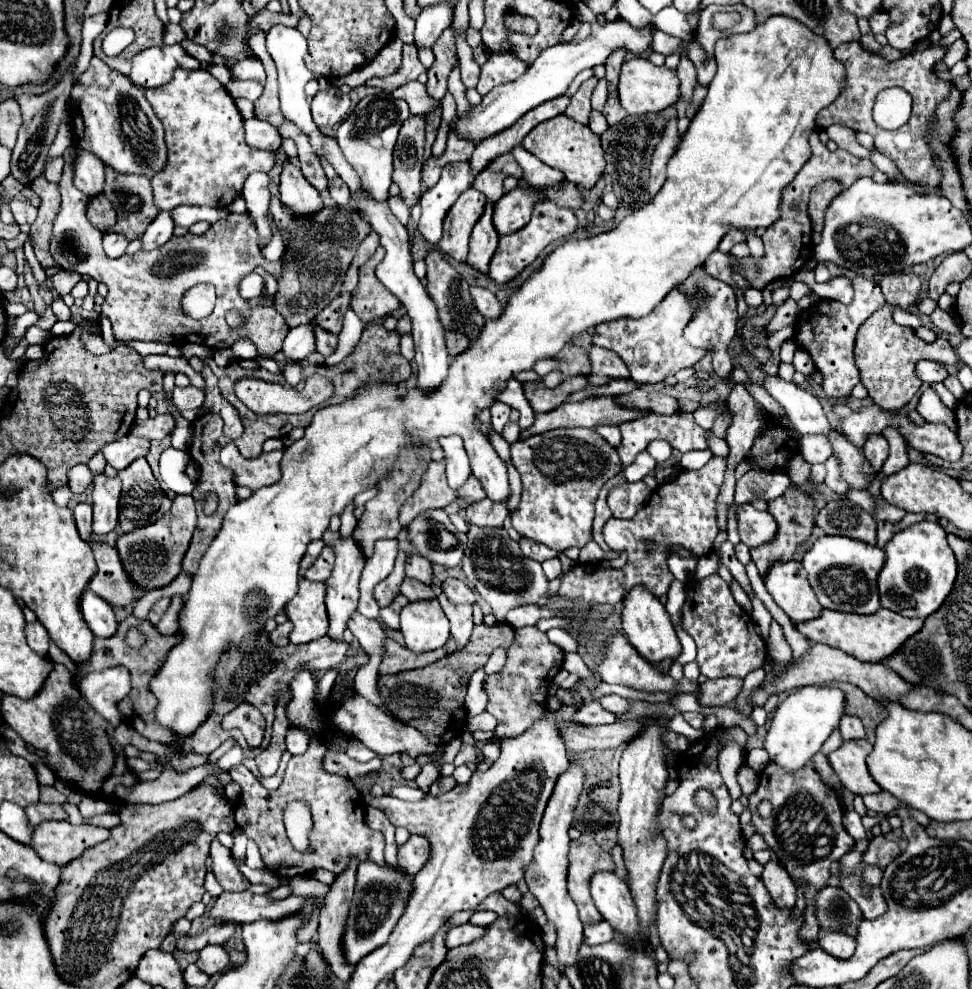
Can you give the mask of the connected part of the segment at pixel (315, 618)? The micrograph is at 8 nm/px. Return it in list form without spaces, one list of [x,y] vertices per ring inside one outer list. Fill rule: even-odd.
[[[308,578],[298,580],[298,594],[284,608],[294,624],[290,632],[292,644],[306,644],[322,638],[328,630],[328,614],[324,608],[324,584]]]

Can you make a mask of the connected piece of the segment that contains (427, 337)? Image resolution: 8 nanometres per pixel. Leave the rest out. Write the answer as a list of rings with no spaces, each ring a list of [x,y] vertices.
[[[364,200],[364,212],[368,212],[368,222],[380,234],[380,244],[386,248],[386,256],[380,262],[380,266],[376,268],[376,276],[402,302],[408,316],[412,318],[412,338],[416,344],[416,364],[418,364],[418,386],[432,390],[438,384],[442,384],[442,380],[448,372],[448,364],[450,364],[450,354],[444,344],[444,326],[440,322],[438,308],[432,302],[432,298],[428,296],[422,282],[414,274],[408,274],[408,272],[414,272],[410,244],[408,244],[408,232],[396,220],[396,216],[390,212],[388,202],[372,204],[370,200]]]

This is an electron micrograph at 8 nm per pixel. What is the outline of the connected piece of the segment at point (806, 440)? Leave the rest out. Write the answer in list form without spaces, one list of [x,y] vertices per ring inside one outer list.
[[[808,434],[800,438],[800,454],[806,462],[818,464],[830,458],[830,440],[826,434]]]

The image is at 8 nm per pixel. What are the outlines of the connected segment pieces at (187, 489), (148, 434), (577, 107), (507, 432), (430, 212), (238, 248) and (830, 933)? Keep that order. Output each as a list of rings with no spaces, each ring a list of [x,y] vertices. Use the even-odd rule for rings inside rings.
[[[168,446],[160,456],[160,476],[174,494],[192,494],[194,480],[186,474],[190,454]]]
[[[156,414],[154,418],[148,418],[148,420],[136,420],[130,432],[134,436],[144,436],[144,438],[150,438],[150,440],[154,440],[154,438],[160,440],[166,434],[170,434],[172,428],[174,428],[174,418],[172,416]]]
[[[594,76],[588,78],[588,80],[580,86],[580,90],[572,96],[570,106],[566,108],[566,114],[572,116],[574,120],[582,122],[582,124],[588,124],[588,116],[590,116],[590,94],[592,94],[596,82],[598,82],[598,78],[594,78]]]
[[[508,422],[504,428],[502,428],[502,436],[508,440],[508,444],[514,444],[518,440],[518,434],[520,434],[520,426],[518,422]]]
[[[452,162],[442,168],[442,176],[436,186],[426,190],[420,198],[422,218],[420,218],[420,234],[428,244],[438,244],[442,238],[442,220],[448,208],[456,202],[456,198],[472,186],[474,172],[470,162]]]
[[[70,150],[64,152],[64,174],[62,174],[62,180],[60,180],[60,194],[62,194],[62,206],[60,206],[60,212],[54,220],[54,232],[52,232],[52,240],[50,240],[50,252],[54,256],[54,260],[66,268],[66,270],[76,270],[80,274],[88,274],[92,276],[94,280],[98,282],[104,282],[108,286],[108,296],[102,304],[102,312],[104,316],[108,316],[108,320],[112,322],[112,330],[114,330],[114,338],[116,342],[130,342],[130,340],[164,340],[164,342],[170,342],[170,340],[184,340],[184,342],[194,342],[194,344],[202,344],[202,346],[208,346],[208,348],[230,348],[230,344],[238,338],[238,336],[248,336],[256,348],[258,348],[258,354],[274,354],[274,352],[280,352],[280,344],[288,332],[288,326],[284,322],[284,318],[274,310],[274,308],[264,308],[264,306],[256,306],[256,308],[248,308],[244,298],[238,294],[238,282],[244,274],[252,272],[256,266],[262,266],[268,274],[272,274],[274,278],[278,278],[280,274],[280,262],[266,262],[260,254],[260,248],[258,248],[258,232],[256,232],[256,226],[254,226],[254,220],[246,214],[230,214],[228,220],[222,220],[222,222],[216,222],[212,224],[212,228],[200,236],[194,236],[194,234],[186,234],[182,238],[176,238],[172,236],[166,244],[154,248],[154,250],[144,250],[140,248],[136,254],[124,254],[122,258],[108,258],[104,254],[104,248],[102,248],[102,232],[96,230],[92,226],[92,222],[86,218],[86,212],[84,212],[84,204],[86,204],[86,196],[84,192],[80,192],[74,184],[72,184],[72,168],[70,168]],[[200,282],[210,282],[216,286],[216,308],[210,316],[202,318],[202,320],[194,320],[190,316],[184,314],[182,310],[182,296],[186,290],[190,290],[192,286],[200,284]],[[230,310],[236,310],[244,324],[238,326],[238,328],[230,328],[228,322],[226,322],[226,314]]]
[[[822,930],[818,936],[818,946],[836,958],[848,958],[854,952],[854,938],[844,930]]]

